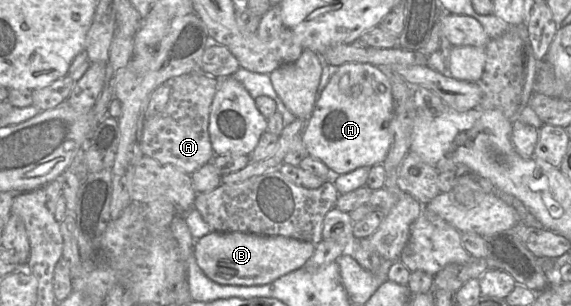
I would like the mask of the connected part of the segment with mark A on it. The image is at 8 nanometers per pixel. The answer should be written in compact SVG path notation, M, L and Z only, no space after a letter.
M201 71L169 80L171 94L162 112L145 119L141 140L143 155L162 164L171 164L191 175L215 156L209 136L211 105L218 88L218 78Z

